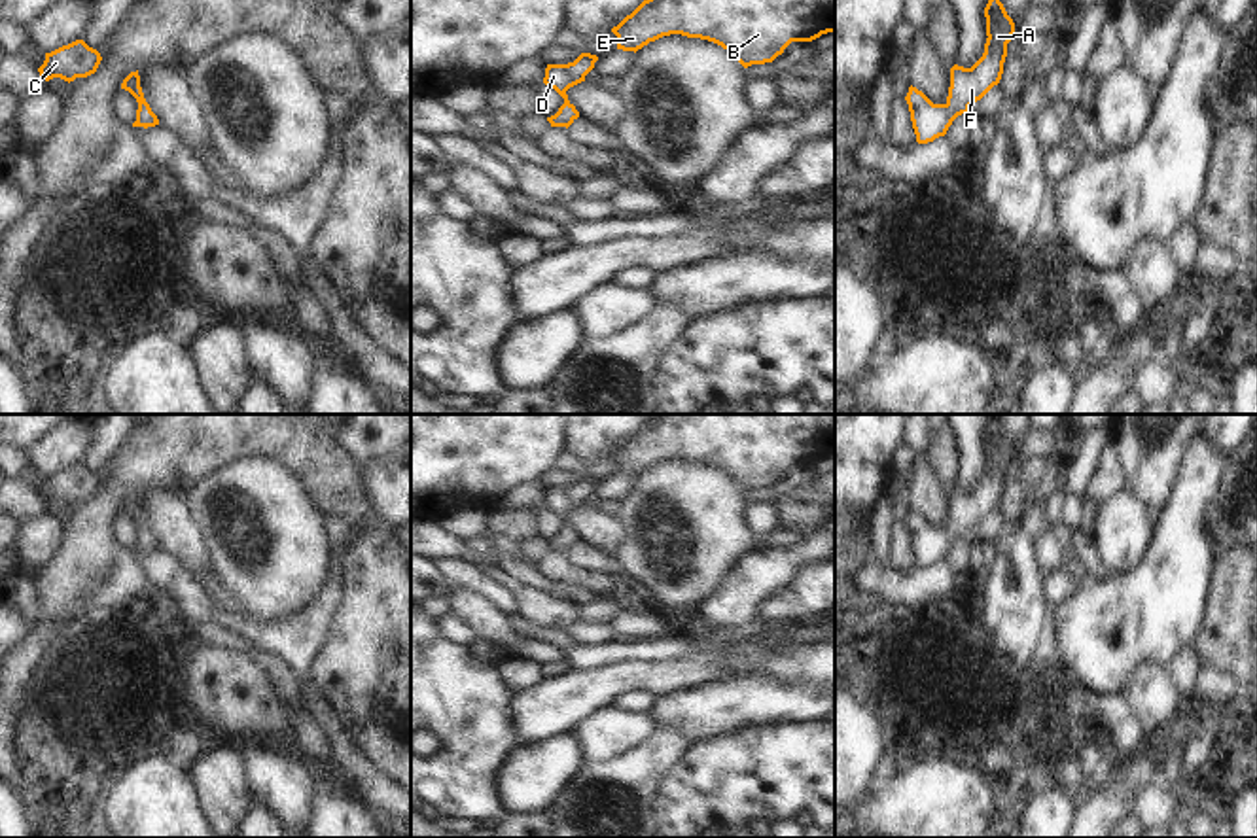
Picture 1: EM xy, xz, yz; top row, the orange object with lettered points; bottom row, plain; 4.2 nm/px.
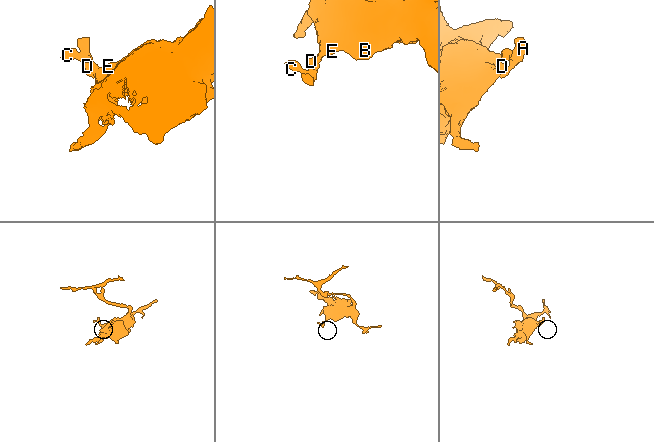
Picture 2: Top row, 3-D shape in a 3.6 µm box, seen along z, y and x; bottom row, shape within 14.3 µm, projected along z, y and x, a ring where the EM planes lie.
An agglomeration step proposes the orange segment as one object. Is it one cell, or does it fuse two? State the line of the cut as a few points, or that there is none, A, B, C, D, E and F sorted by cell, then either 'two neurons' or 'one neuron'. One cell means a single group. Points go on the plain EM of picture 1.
cut none; groups A B C D E F; one neuron

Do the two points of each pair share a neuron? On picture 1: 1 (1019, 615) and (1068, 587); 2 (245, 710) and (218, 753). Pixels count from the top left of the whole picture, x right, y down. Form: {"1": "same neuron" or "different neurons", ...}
{"1": "different neurons", "2": "different neurons"}

